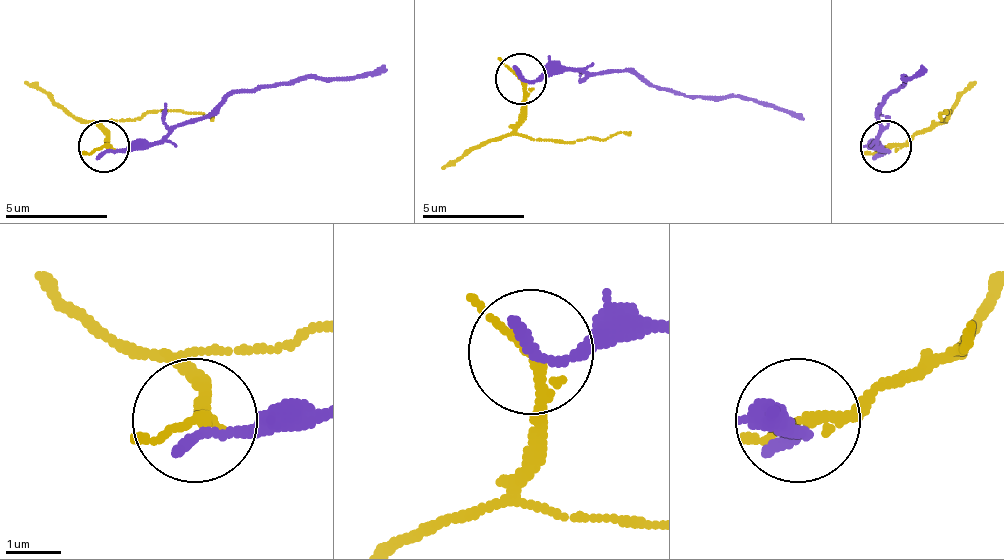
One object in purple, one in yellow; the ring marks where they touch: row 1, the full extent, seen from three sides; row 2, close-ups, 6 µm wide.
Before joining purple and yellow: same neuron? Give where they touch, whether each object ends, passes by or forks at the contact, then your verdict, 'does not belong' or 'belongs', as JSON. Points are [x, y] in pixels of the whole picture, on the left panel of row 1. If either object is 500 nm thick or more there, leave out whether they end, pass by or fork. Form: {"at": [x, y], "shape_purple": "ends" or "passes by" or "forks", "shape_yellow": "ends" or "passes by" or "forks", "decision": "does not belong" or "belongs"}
{"at": [104, 146], "shape_purple": "ends", "shape_yellow": "passes by", "decision": "does not belong"}

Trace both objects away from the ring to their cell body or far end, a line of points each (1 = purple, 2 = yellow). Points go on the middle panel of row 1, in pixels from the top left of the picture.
1: (522, 80), (578, 69), (629, 69), (655, 90), (747, 95), (803, 120)
2: (522, 80), (522, 136), (568, 141), (619, 131), (629, 136)

